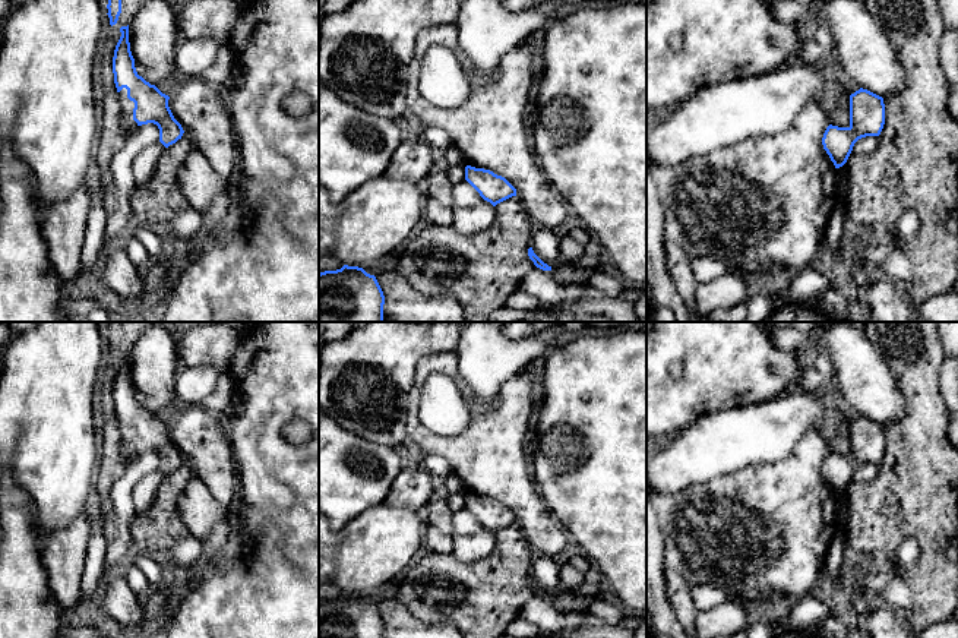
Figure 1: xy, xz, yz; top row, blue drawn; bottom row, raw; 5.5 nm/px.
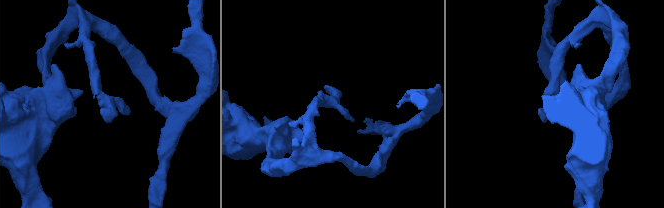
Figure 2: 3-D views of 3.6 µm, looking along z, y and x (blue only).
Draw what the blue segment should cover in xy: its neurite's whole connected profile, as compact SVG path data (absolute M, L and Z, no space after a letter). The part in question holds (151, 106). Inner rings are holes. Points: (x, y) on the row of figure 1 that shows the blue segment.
M129 25L120 28L121 37L113 57L114 83L120 104L120 135L114 142L114 152L127 142L132 129L154 123L159 129L159 142L168 148L181 139L184 130L174 119L168 100L155 85L137 75L130 51Z

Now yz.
M860 88L850 95L850 126L829 124L823 133L822 145L835 168L842 167L854 143L866 136L879 136L885 124L883 98Z

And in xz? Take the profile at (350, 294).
M344 265L319 274L319 322L383 322L385 296L374 275Z

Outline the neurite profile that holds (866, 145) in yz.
M866 136L854 143L851 154L867 155L872 154L878 148L878 145L879 136Z

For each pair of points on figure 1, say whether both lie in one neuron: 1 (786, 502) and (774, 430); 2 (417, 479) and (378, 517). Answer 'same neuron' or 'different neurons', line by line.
1: different neurons
2: different neurons

